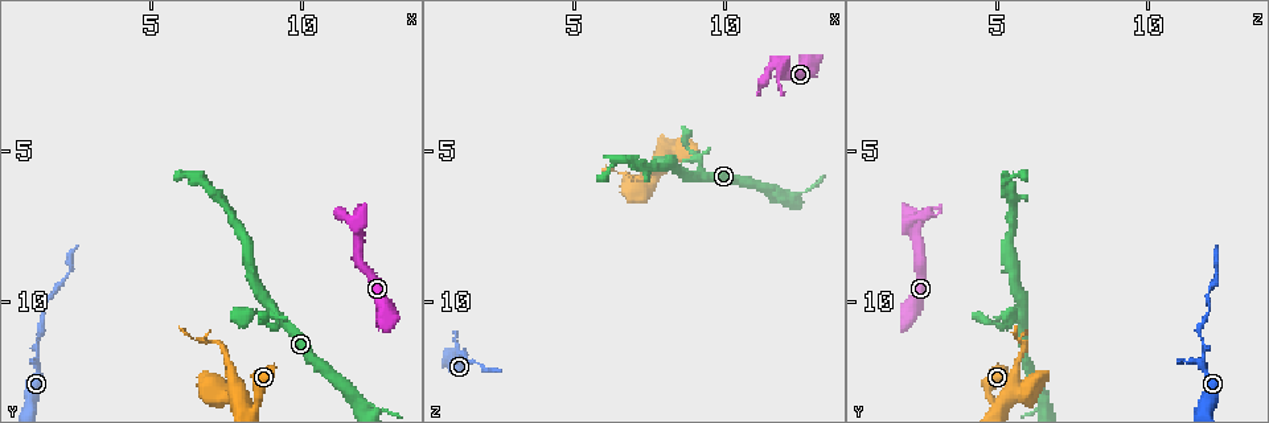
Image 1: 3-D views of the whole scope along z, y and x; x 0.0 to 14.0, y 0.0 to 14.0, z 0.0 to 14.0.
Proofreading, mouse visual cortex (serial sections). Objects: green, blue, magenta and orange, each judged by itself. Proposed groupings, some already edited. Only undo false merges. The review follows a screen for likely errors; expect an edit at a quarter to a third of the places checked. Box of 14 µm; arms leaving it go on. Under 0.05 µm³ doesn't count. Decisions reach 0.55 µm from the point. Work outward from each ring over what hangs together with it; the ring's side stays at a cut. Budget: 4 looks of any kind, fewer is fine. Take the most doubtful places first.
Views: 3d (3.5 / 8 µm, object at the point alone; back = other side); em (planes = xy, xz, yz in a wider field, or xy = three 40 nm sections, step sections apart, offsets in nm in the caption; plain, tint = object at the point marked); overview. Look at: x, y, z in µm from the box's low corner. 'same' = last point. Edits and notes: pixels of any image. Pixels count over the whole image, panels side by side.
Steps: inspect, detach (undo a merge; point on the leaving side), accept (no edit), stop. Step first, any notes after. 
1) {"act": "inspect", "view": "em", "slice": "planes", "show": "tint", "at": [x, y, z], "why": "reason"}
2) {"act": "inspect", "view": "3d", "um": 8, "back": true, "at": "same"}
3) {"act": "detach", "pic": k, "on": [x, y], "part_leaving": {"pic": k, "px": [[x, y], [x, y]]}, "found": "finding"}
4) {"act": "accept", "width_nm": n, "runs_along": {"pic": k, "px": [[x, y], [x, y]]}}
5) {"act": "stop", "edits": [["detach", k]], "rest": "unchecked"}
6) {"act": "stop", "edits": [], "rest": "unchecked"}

{"act": "inspect", "view": "3d", "um": 8, "at": [1.3, 11.7, 11.9], "why": "sudden change in width"}

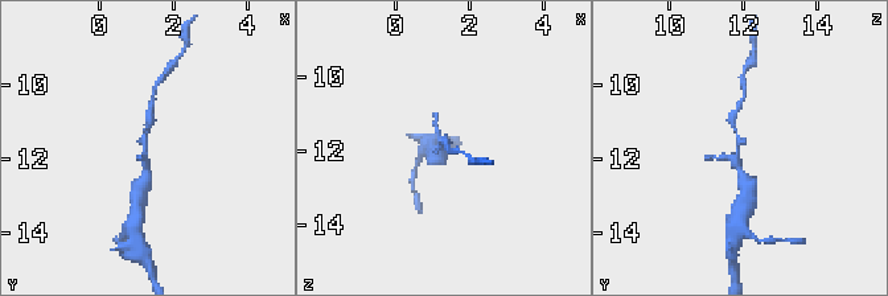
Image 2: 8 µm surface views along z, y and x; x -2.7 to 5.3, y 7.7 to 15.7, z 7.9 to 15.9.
{"act": "inspect", "view": "em", "slice": "xy", "step": 1, "show": "tint", "at": [1.2, 11.7, 11.8]}

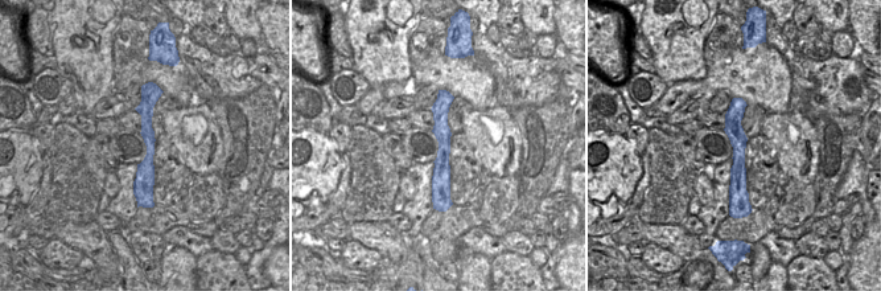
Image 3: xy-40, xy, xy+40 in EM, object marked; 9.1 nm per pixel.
{"act": "accept", "found": "all the same cell"}

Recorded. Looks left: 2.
{"act": "inspect", "view": "3d", "um": 3.5, "at": [9.2, 10.5, 5.8], "why": "four arms meet"}

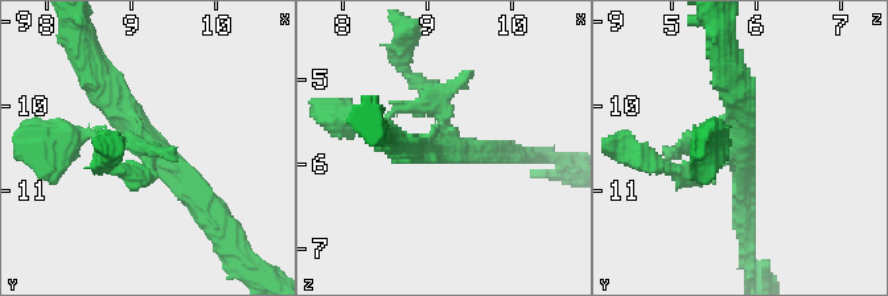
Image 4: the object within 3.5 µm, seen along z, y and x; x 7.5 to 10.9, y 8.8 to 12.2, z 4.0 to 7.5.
{"act": "detach", "pic": 4, "on": [398, 105], "arms": 4, "arm_widths_nm": [200, 200, 250, 350], "found": "a second cell is stuck on"}

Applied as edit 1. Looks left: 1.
{"act": "stop", "edits": [["detach", 4]], "rest": "unchecked"}

